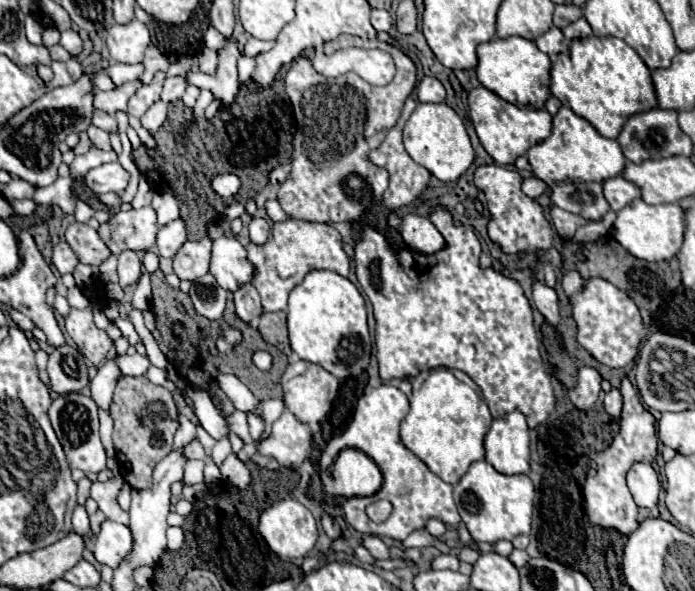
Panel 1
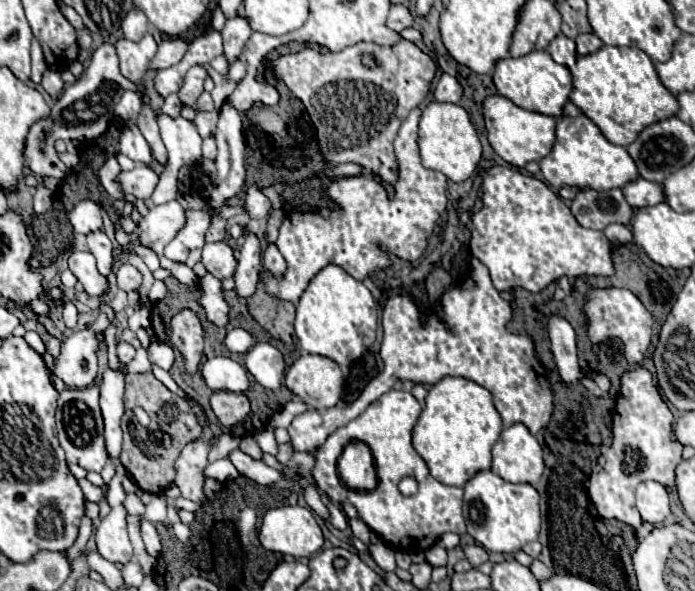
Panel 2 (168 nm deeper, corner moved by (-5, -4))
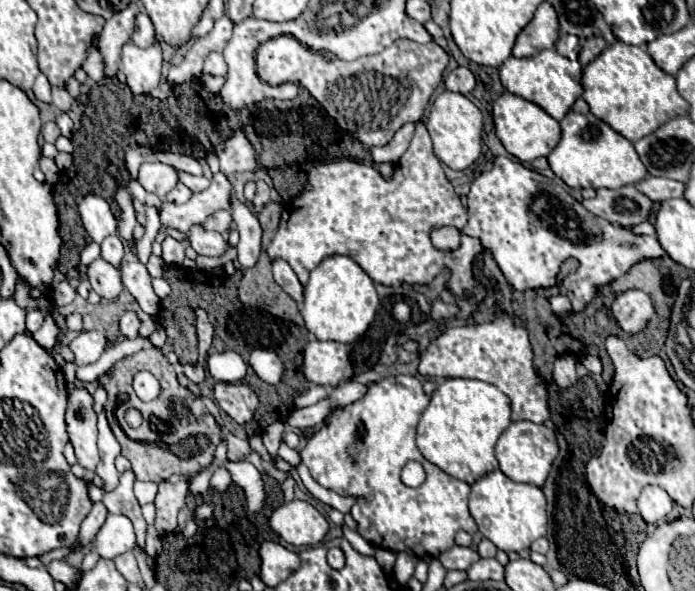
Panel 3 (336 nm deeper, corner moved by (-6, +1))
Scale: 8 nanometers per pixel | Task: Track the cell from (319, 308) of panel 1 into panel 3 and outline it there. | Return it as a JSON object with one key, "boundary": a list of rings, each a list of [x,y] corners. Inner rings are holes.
{"boundary":[[[331,255],[311,271],[309,283],[305,285],[305,303],[301,315],[307,329],[317,339],[353,343],[369,329],[377,307],[380,307],[380,299],[371,277],[351,257]]]}

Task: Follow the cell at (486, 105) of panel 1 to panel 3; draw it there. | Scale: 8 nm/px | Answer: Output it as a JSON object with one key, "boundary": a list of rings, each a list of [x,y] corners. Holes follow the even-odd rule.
{"boundary":[[[503,93],[493,103],[493,121],[495,121],[497,137],[501,139],[503,147],[523,163],[531,163],[537,157],[549,155],[561,139],[559,121],[555,121],[549,113],[545,113],[535,103],[525,101],[523,97],[517,97],[513,93]]]}

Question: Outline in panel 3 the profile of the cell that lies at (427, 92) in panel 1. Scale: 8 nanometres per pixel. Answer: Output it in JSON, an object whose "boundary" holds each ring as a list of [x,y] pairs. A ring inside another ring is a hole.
{"boundary":[[[457,67],[445,77],[445,87],[449,91],[469,95],[473,91],[473,87],[475,87],[475,75],[467,67]]]}

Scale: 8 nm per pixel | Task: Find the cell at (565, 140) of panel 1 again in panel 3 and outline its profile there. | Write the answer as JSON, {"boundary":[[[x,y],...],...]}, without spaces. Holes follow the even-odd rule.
{"boundary":[[[569,111],[561,121],[561,141],[549,153],[549,165],[557,177],[561,177],[573,189],[619,189],[623,185],[639,183],[647,177],[647,169],[641,163],[635,147],[623,135],[613,131],[605,121],[597,119],[593,113]]]}

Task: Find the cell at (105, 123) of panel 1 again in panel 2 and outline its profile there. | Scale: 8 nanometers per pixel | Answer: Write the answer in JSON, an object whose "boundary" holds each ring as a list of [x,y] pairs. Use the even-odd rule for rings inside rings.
{"boundary":[[[124,126],[120,130],[120,152],[132,158],[134,162],[150,162],[150,146],[144,140],[138,126]]]}

